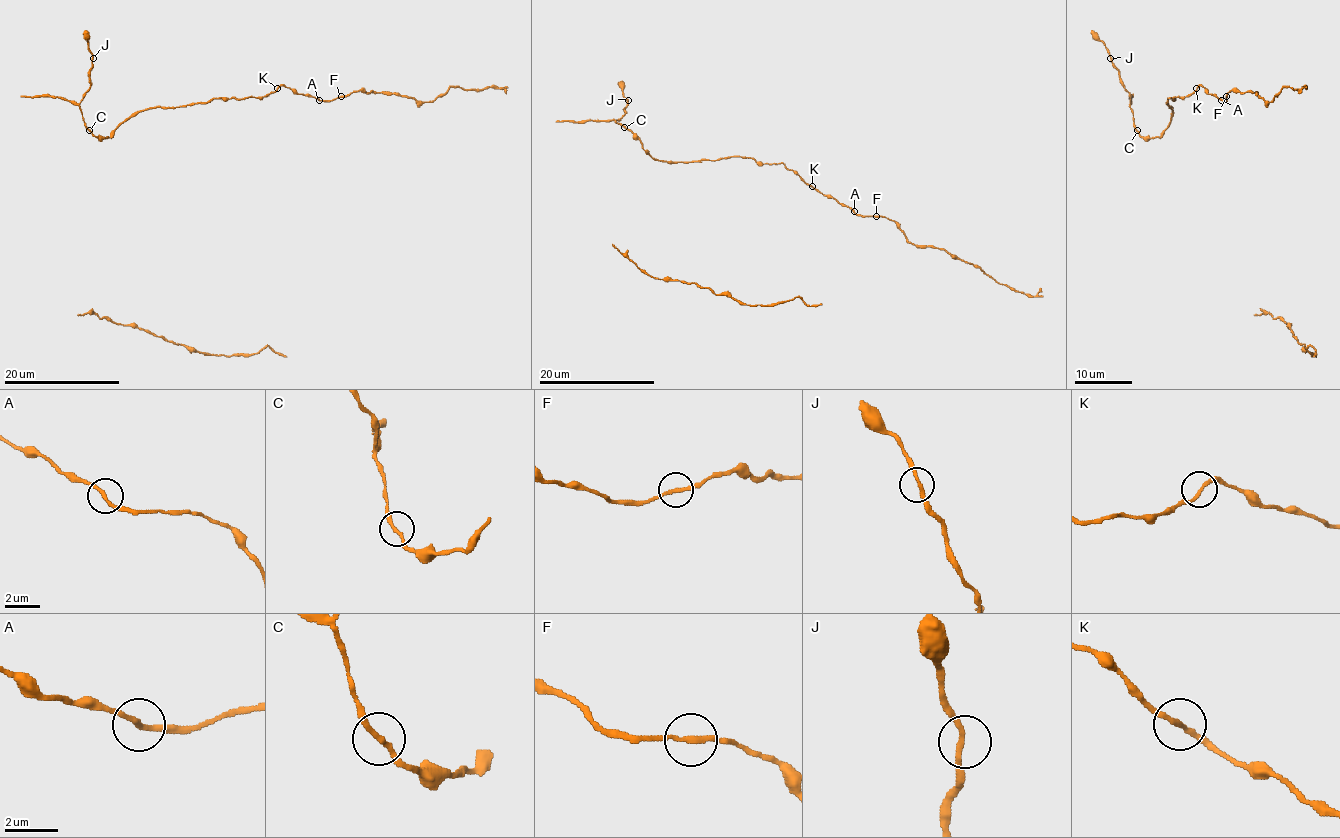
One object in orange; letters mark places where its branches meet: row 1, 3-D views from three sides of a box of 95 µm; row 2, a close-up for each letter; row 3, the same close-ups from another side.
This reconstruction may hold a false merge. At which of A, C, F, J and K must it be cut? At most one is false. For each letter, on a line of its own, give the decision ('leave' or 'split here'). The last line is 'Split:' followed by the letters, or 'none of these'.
A: leave
C: leave
F: leave
J: leave
K: leave
Split: none of these

